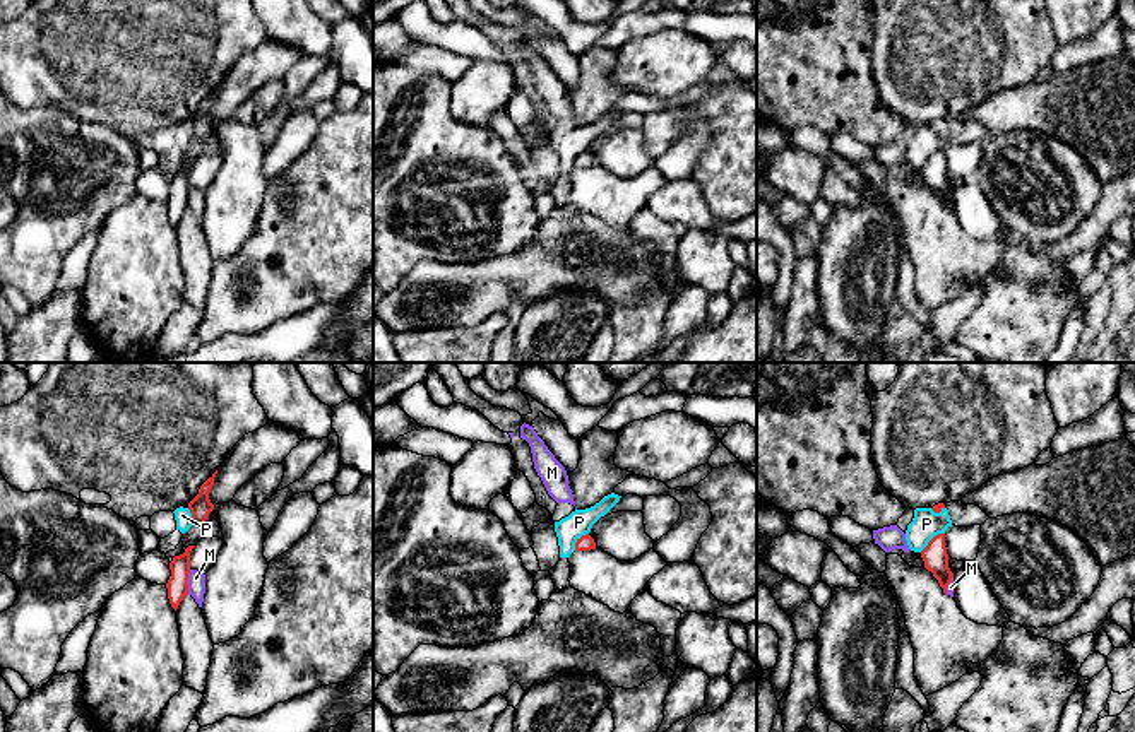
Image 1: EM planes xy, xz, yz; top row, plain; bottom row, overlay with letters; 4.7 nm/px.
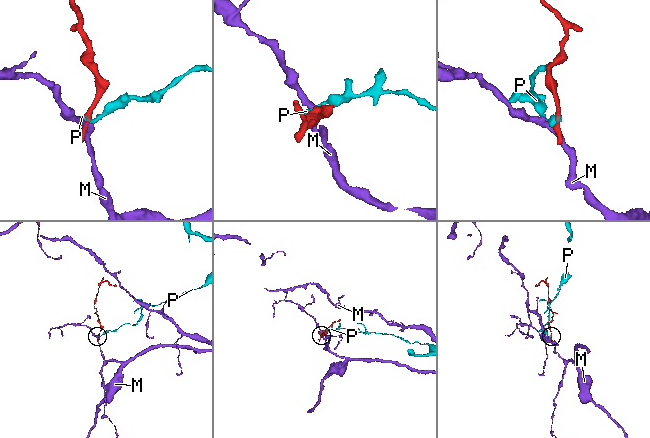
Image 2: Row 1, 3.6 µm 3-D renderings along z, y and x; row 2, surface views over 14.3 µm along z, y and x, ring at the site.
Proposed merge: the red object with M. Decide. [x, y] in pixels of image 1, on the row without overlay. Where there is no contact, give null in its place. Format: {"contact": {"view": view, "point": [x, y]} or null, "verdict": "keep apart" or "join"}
{"contact": {"view": "xy", "point": [187, 199]}, "verdict": "keep apart"}

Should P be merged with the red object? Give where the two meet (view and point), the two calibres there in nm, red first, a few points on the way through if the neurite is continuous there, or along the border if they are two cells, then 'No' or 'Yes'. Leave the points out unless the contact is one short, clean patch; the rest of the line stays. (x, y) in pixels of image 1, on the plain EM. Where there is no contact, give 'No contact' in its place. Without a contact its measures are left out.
Touches red at yz (932, 156). Thickness 120 nm (red) against 140 nm. Boundary: yz (944, 149), (938, 149), (920, 168). No

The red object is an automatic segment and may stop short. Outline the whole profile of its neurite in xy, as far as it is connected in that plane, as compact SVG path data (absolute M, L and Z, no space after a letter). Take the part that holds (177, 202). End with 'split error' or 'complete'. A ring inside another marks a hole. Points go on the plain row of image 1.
M188 162L183 171L175 173L169 180L171 193L166 200L168 215L176 227L185 212L188 212L190 169L195 162Z | complete

